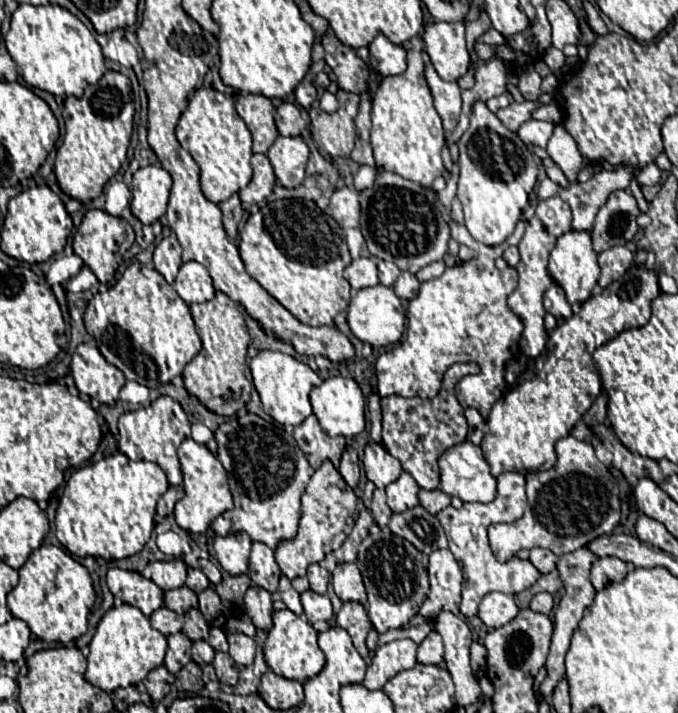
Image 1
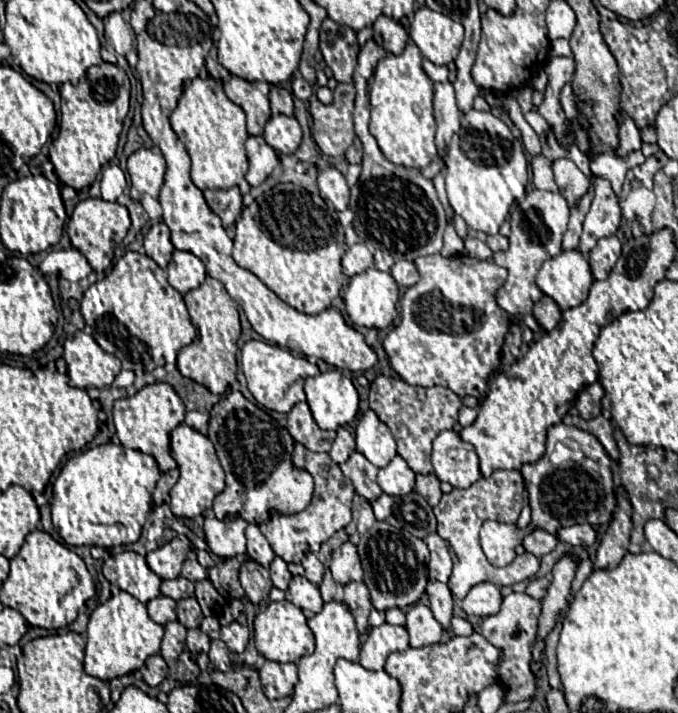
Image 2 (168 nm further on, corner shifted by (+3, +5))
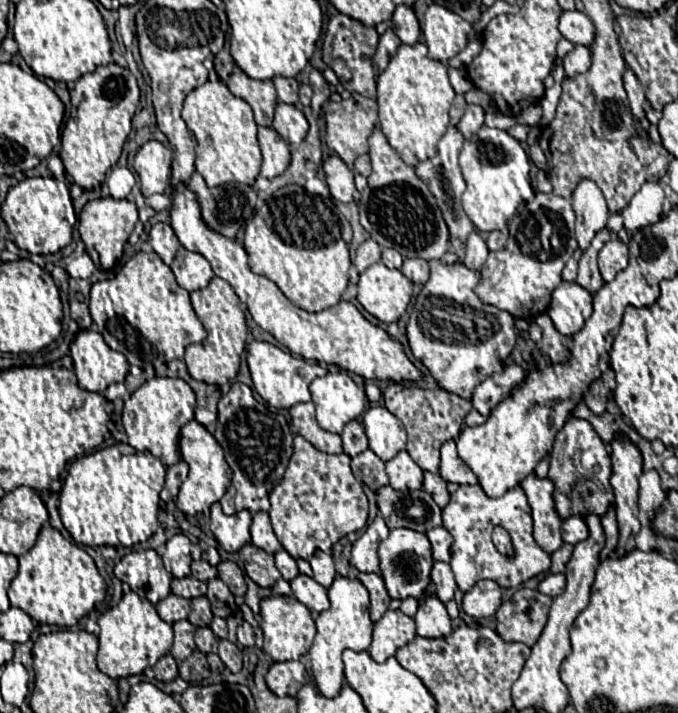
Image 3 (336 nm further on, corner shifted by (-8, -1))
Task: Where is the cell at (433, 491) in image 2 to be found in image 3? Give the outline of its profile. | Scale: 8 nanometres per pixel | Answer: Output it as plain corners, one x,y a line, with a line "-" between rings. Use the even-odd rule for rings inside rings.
425,472
423,478
423,490
433,496
433,500
443,508
449,502
449,492
447,492
447,482
439,474

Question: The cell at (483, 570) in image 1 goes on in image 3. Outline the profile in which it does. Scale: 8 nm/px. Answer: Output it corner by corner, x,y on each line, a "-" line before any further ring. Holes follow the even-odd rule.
479,484
459,486
457,492
451,494
449,504
443,508
443,526
453,536
451,546
451,570
455,574
455,582
461,592
467,592
479,580
495,580
501,588
519,588
529,578
547,572
551,566
549,554
539,548
533,538
533,518
531,508
527,504
525,492
515,486
499,498
489,498
-
495,526
502,526
509,532
513,542
513,554
499,554
491,542
491,532

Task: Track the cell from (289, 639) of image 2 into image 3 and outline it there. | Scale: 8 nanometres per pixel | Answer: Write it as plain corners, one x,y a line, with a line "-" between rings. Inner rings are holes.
267,596
261,600
261,630
265,636
263,650
275,660
275,662
285,662
285,660
299,660
313,644
315,638
315,622
311,610
295,600
293,596

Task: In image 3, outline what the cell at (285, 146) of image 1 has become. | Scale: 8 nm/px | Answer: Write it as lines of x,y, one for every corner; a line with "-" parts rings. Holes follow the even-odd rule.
279,102
277,108
275,108
273,128
289,144
301,144
303,138
305,138
305,134
307,134
309,124
307,124
303,112
297,106
287,106
285,102

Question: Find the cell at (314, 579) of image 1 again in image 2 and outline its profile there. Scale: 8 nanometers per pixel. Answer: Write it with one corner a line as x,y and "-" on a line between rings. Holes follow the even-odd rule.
308,552
308,556
304,556
302,566
304,566
304,570
306,570
306,578
308,578
310,582
314,582
314,584
320,584
320,582
322,582
324,566
322,566
322,562
320,562
312,552

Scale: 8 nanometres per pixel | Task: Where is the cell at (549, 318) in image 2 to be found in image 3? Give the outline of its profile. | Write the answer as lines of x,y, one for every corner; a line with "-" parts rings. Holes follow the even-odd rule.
539,314
535,318
535,322
543,328
543,340
541,340
541,350
549,356
549,360
553,364
561,364
567,362
571,358
569,352
569,338
565,338
563,334
559,334
551,322
551,318
547,314

